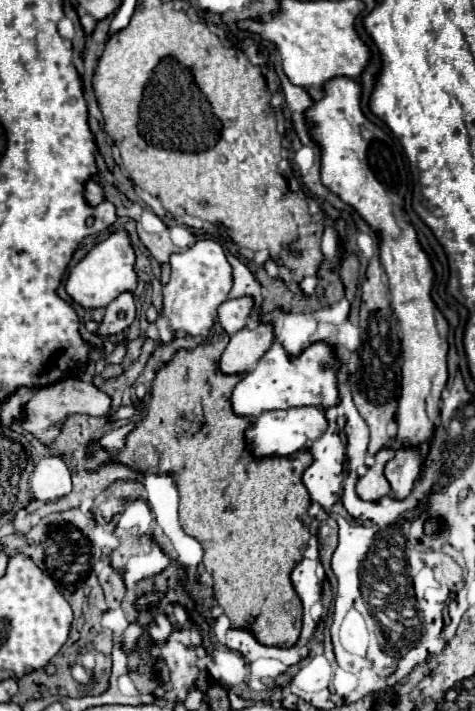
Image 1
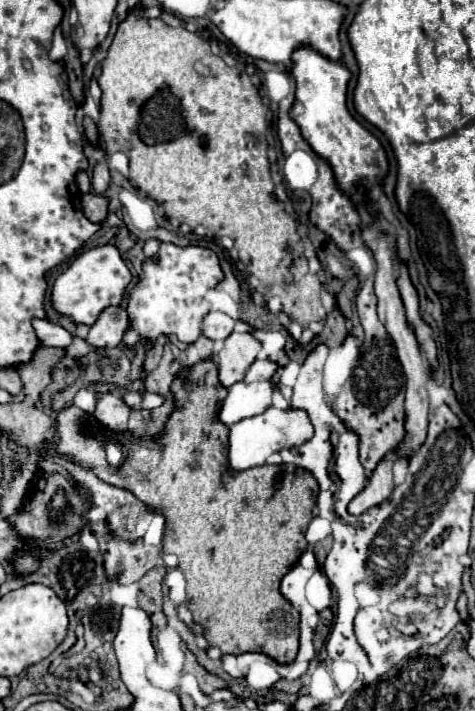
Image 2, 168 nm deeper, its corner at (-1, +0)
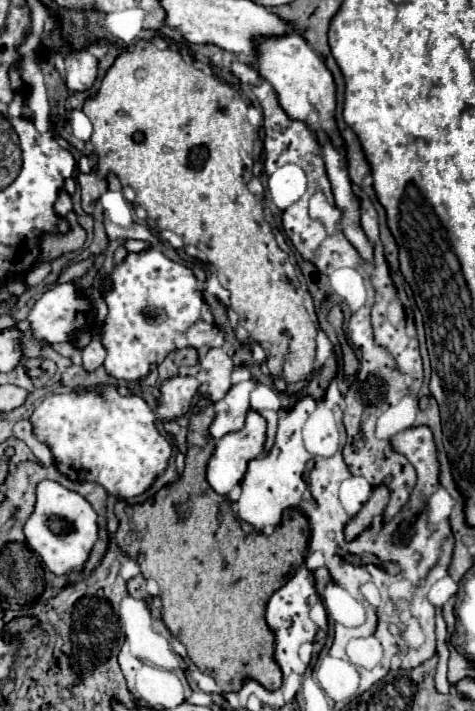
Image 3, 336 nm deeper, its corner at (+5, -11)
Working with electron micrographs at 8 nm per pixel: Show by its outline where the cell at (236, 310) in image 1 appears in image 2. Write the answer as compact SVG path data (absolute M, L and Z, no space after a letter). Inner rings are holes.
M212 310L204 318L204 332L202 334L208 336L210 340L226 340L232 334L234 324L236 324L236 320L230 318L228 314Z

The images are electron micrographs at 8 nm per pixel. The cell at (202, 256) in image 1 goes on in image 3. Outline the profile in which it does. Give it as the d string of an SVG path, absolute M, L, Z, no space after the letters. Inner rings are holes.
M154 247L140 253L128 253L124 261L116 265L112 273L106 275L106 279L102 281L102 287L106 293L106 305L108 305L108 315L100 329L100 339L106 349L104 369L114 379L124 379L124 381L146 377L152 363L162 363L168 353L178 349L182 345L182 339L188 327L200 319L200 309L204 305L204 299L194 293L196 277L192 275L192 271L184 265L170 261L164 253L160 253Z

